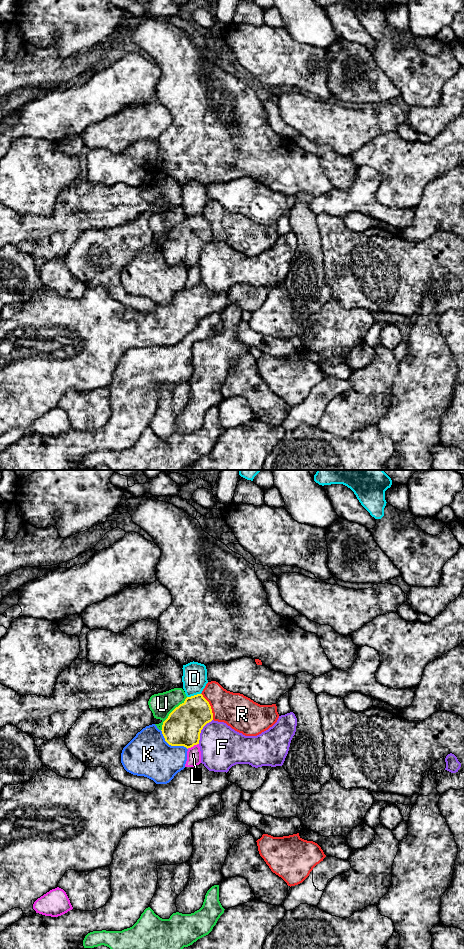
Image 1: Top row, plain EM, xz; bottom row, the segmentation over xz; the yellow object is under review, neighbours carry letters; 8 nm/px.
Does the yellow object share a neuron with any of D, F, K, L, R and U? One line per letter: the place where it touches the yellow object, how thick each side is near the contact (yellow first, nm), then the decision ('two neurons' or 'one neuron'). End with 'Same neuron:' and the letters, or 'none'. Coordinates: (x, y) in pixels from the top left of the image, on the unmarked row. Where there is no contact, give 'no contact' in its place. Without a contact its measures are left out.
D: xz (194, 215) | 280/200 nm | two neurons
F: xz (200, 251) | 300/340 nm | two neurons
K: xz (171, 265) | 300/360 nm | two neurons
L: xz (192, 266) | 300/110 nm | two neurons
R: xz (210, 226) | 280/280 nm | two neurons
U: xz (170, 233) | 300/190 nm | two neurons
Same neuron: none

